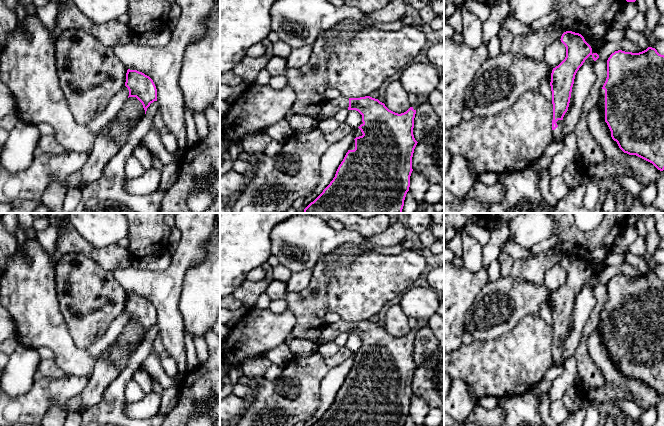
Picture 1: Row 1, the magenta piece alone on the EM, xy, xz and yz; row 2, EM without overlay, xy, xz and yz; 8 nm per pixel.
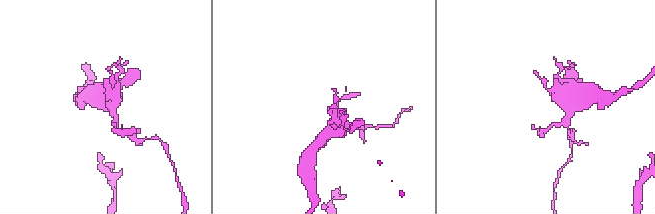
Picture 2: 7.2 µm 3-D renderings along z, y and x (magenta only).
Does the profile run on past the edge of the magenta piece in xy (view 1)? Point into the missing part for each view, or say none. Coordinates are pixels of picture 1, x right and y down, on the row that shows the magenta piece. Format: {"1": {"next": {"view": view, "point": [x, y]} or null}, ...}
{"1": {"next": null}}

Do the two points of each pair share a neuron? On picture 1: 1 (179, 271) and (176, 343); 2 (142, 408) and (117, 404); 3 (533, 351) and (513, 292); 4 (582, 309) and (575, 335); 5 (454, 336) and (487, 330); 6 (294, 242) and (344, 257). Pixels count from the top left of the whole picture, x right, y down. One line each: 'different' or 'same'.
1: same
2: different
3: different
4: same
5: different
6: different

